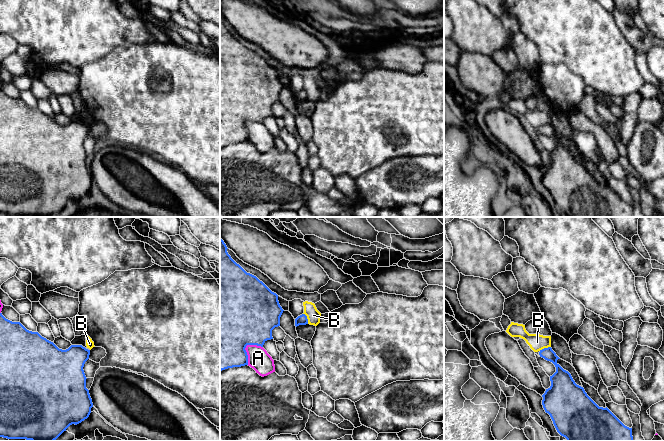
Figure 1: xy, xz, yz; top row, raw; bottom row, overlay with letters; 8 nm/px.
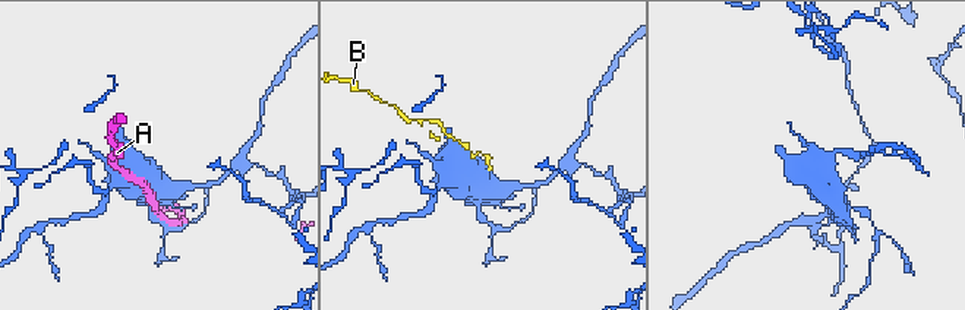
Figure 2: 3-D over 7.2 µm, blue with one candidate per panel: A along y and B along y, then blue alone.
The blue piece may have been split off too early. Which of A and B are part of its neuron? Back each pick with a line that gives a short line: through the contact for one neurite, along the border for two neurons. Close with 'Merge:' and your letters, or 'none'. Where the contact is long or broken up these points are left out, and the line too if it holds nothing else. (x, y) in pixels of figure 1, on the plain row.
Merge: none

